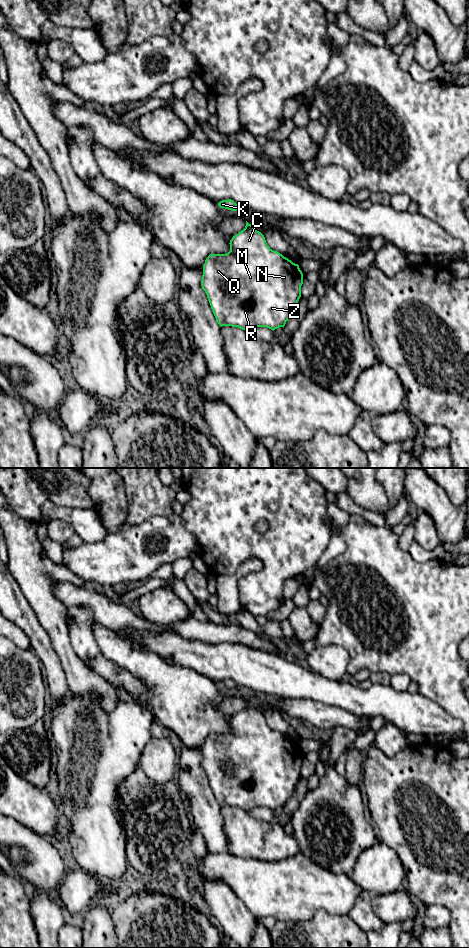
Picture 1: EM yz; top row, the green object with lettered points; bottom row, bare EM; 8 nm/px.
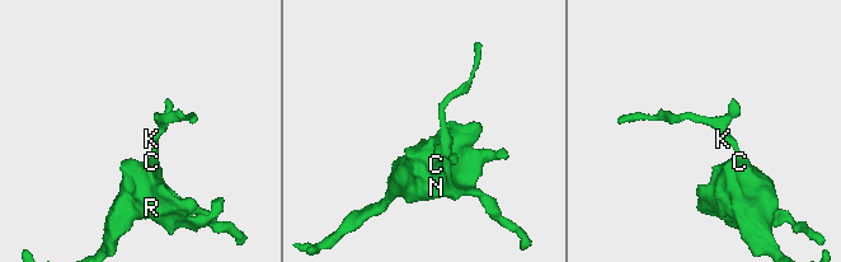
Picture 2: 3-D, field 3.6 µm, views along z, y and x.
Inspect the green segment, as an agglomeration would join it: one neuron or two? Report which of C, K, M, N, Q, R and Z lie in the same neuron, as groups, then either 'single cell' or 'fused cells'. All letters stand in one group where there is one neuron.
groups C K M N Q R Z; single cell

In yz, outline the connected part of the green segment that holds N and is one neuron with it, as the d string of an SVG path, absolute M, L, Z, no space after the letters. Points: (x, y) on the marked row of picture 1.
M246 221L245 228L230 240L230 251L226 254L210 254L203 265L201 286L205 291L216 321L222 326L238 327L251 331L257 327L275 330L285 326L294 313L301 297L303 273L293 263L266 243L264 235Z

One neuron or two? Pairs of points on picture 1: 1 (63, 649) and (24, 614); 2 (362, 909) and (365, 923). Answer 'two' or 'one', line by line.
1: two
2: one

